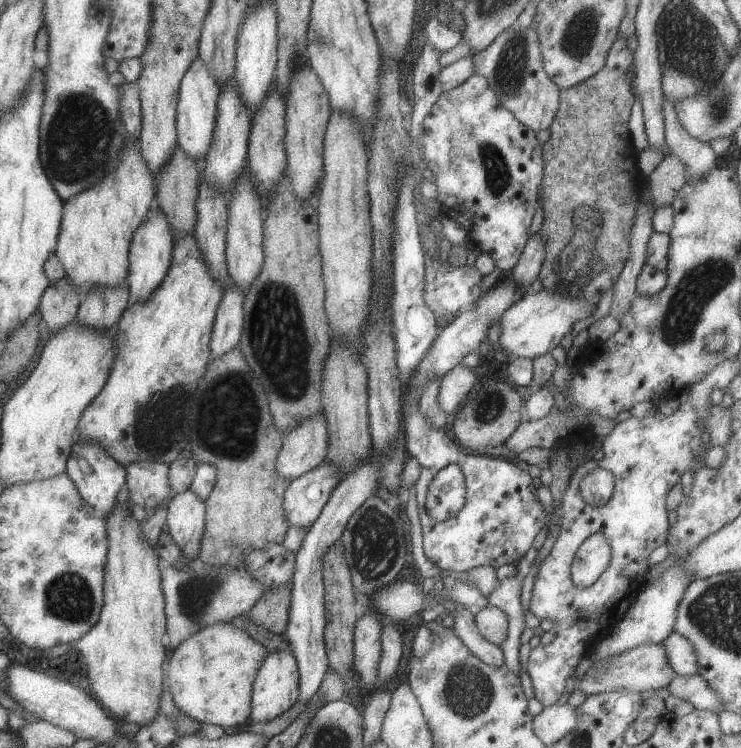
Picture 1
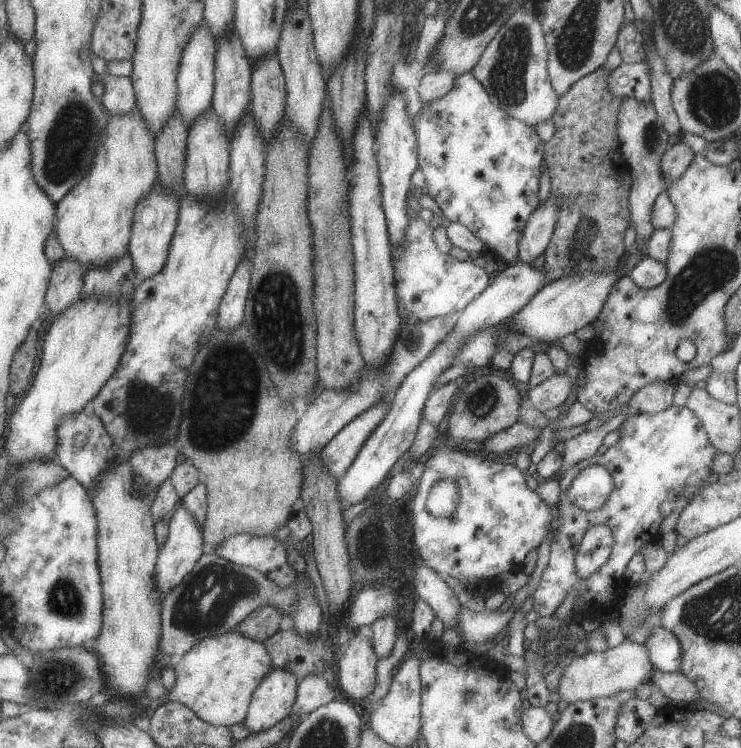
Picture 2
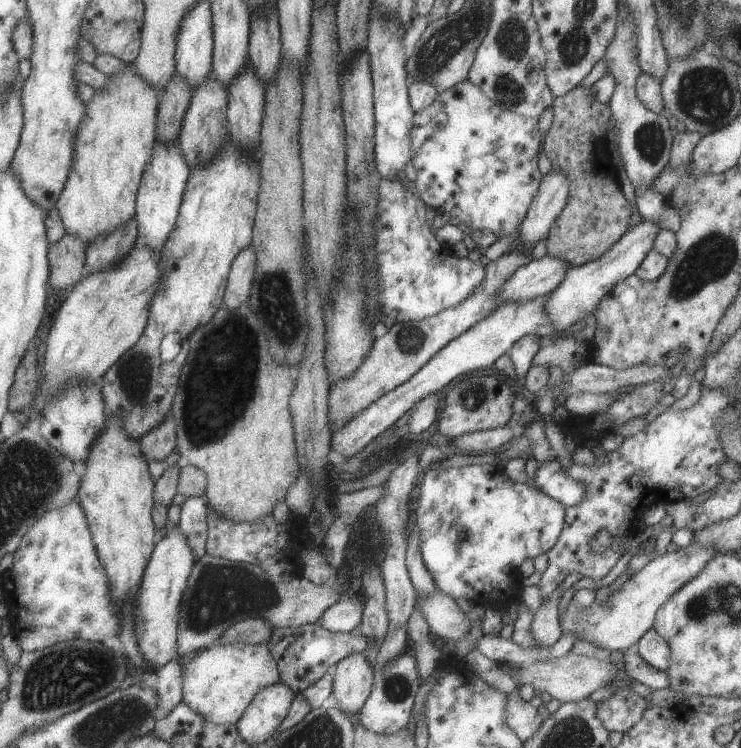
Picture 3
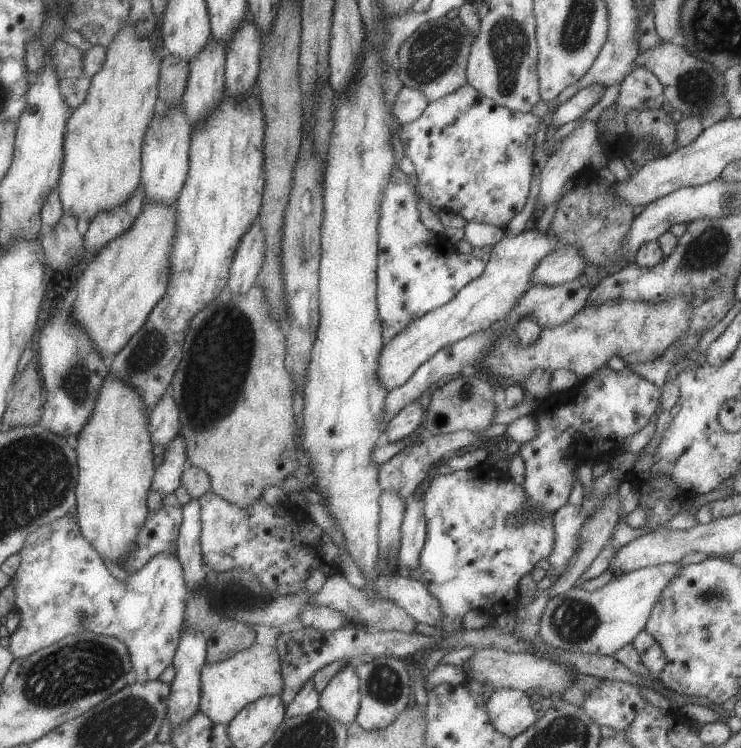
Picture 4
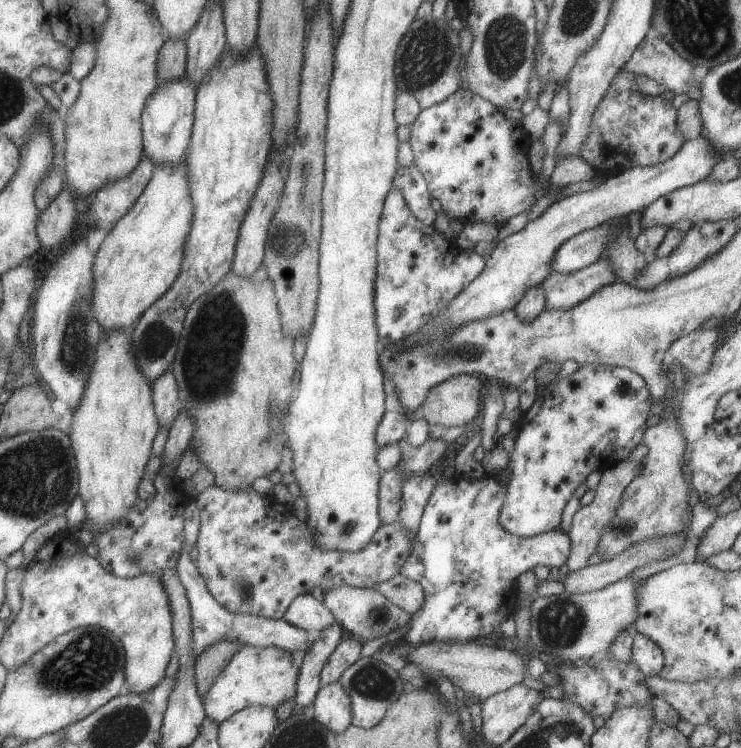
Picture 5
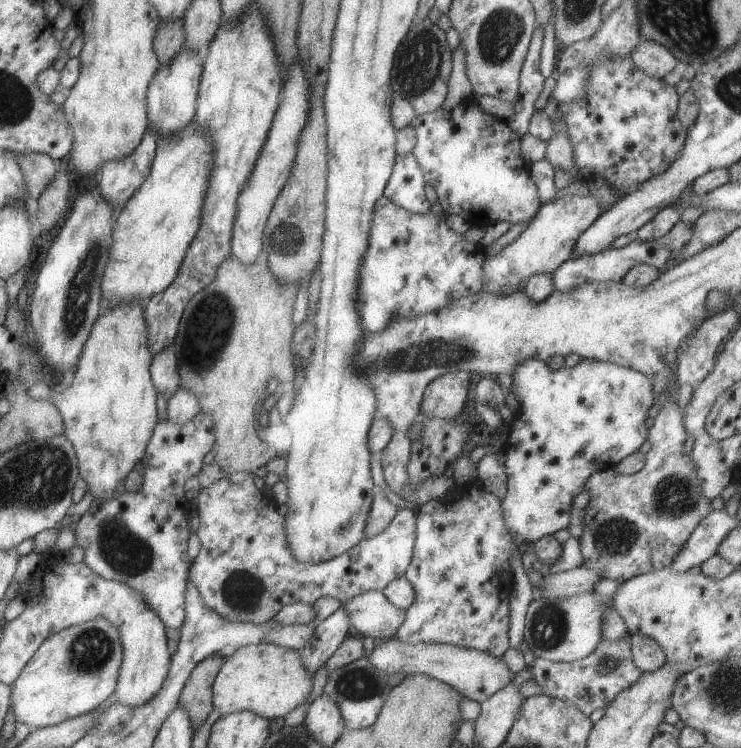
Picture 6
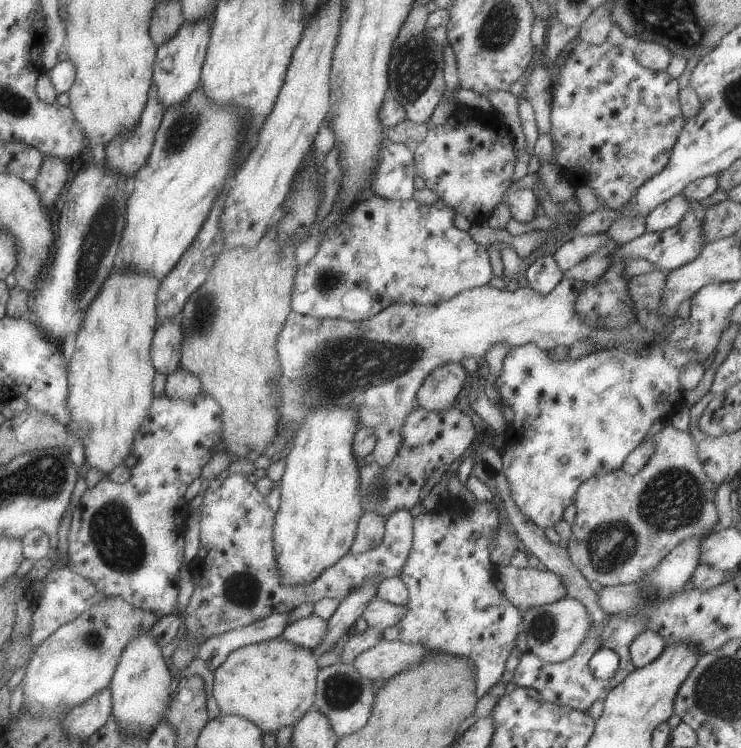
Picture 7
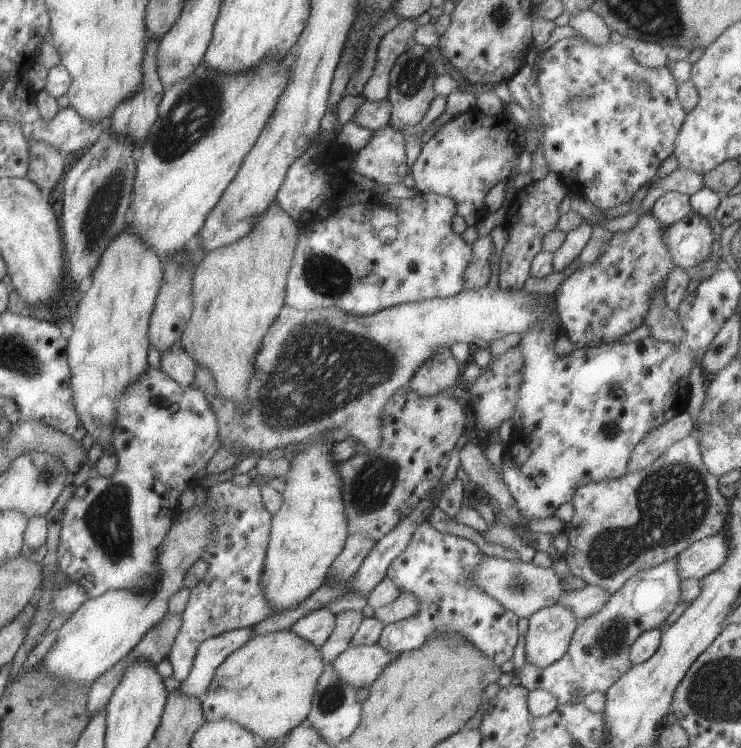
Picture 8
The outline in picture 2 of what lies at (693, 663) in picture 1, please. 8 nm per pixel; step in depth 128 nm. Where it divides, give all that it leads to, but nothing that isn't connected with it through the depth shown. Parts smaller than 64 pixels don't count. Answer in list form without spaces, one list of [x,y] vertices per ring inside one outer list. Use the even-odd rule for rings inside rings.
[[[663,627],[651,630],[649,638],[643,642],[649,664],[658,671],[671,673],[679,671],[681,666],[681,646],[677,638]]]

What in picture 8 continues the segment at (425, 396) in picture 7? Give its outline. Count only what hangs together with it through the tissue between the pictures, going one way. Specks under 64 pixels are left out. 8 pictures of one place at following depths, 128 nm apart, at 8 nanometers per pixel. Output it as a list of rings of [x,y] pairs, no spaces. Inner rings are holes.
[[[437,348],[433,356],[413,372],[408,388],[419,396],[433,396],[453,386],[461,369],[462,363],[455,361],[449,349]]]

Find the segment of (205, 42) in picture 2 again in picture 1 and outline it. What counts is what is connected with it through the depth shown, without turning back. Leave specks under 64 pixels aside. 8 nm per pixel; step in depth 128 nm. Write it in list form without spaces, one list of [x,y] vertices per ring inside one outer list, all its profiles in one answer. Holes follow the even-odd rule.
[[[195,56],[195,60],[189,64],[189,68],[181,77],[177,96],[175,115],[177,144],[189,158],[193,158],[198,163],[199,160],[203,160],[203,156],[209,150],[219,96],[218,84],[215,78],[209,74],[209,70],[205,68],[205,64],[199,56]]]

